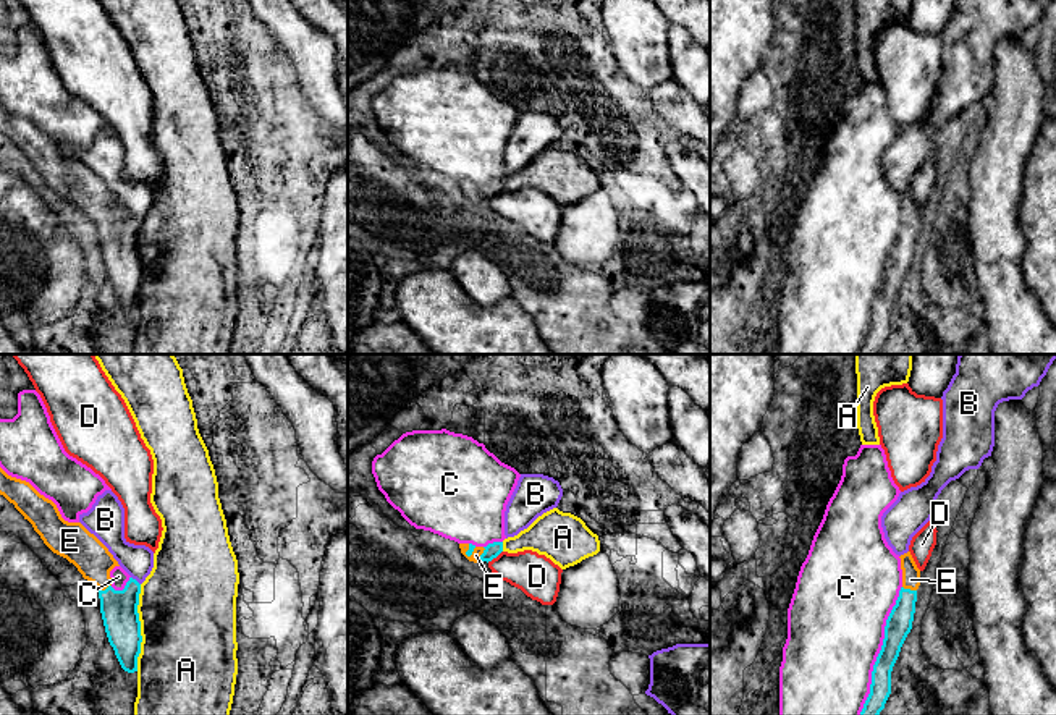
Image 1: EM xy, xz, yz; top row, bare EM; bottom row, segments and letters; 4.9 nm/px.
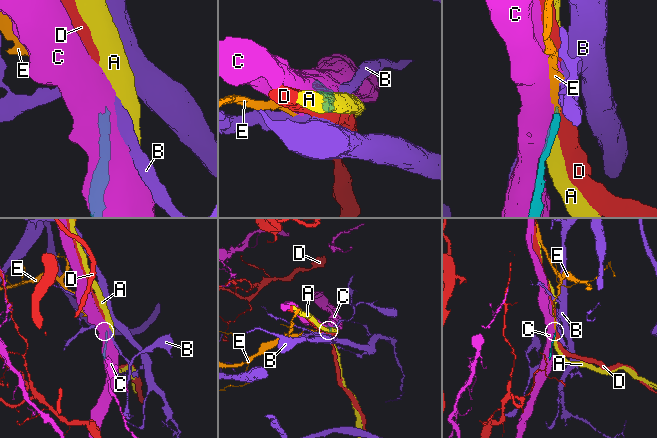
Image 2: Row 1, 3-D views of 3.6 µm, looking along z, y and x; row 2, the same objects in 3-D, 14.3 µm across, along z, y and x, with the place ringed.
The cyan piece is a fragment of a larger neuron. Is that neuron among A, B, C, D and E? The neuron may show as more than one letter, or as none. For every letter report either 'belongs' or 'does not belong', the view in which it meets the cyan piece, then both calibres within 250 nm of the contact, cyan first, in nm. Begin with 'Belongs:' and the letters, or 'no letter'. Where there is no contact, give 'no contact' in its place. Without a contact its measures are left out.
Belongs: E
A: does not belong; meets cyan in xy; 180 nm thick on the cyan side, 480 nm on the other
B: does not belong; meets cyan in xy; 180 nm thick on the cyan side, 160 nm on the other
C: does not belong; meets cyan in yz; 130 nm thick on the cyan side, 480 nm on the other
D: does not belong; meets cyan in xz; 80 nm thick on the cyan side, 220 nm on the other
E: belongs; meets cyan in xz; 80 nm thick on the cyan side, 50 nm on the other

